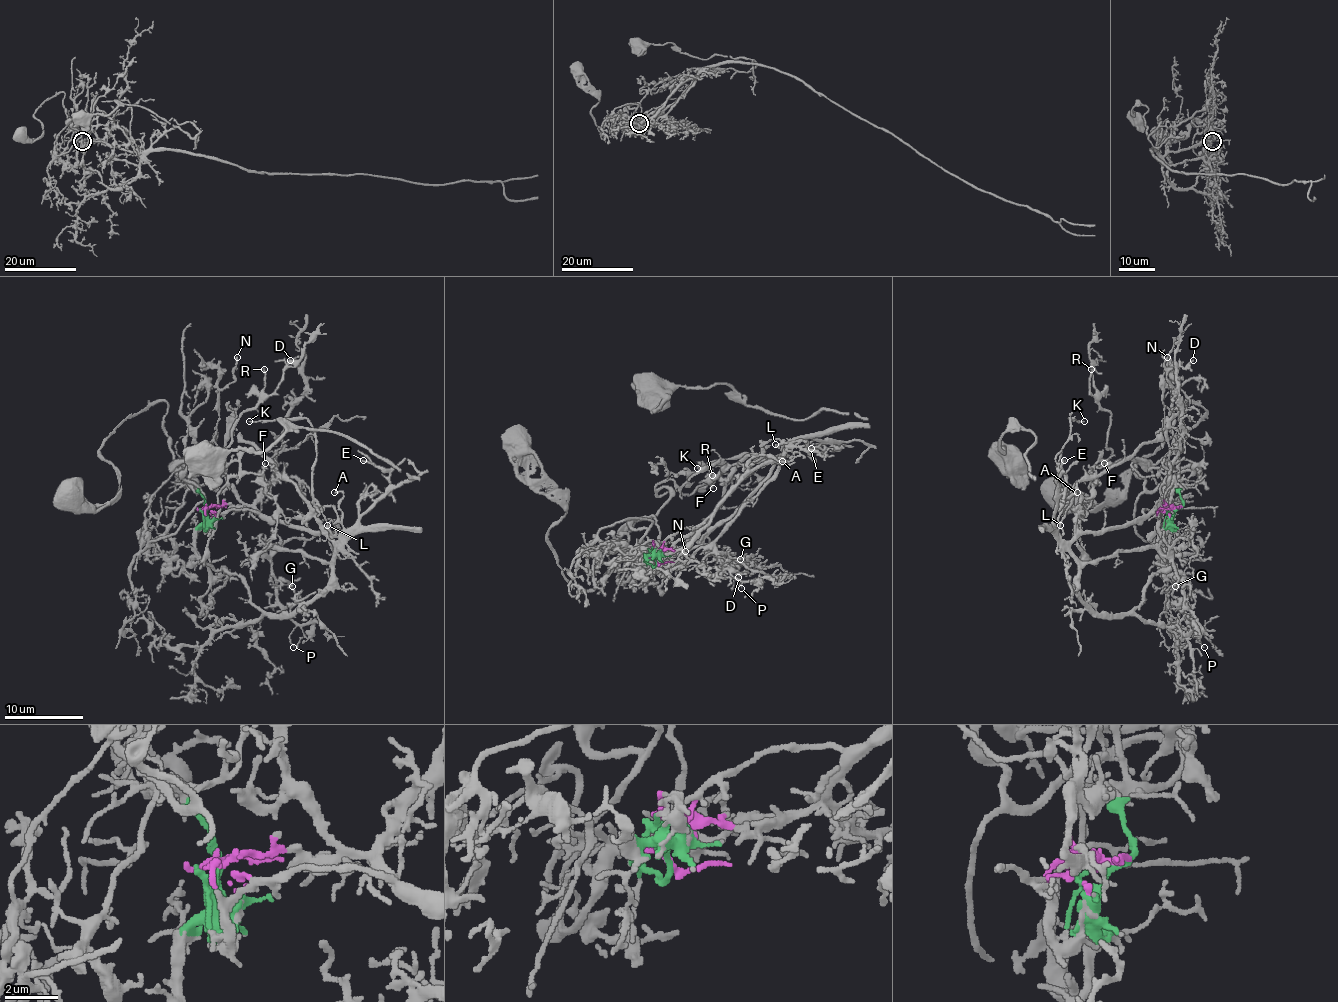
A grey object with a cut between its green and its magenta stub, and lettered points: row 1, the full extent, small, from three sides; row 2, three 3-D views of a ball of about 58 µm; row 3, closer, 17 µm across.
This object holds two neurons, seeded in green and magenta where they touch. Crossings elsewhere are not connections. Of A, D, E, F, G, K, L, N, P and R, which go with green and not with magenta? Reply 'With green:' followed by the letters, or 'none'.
With green: F, N, R

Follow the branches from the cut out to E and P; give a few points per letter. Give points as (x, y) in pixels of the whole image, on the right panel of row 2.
E: (1177, 509), (1158, 505), (1130, 523), (1065, 540), (1055, 527), (1057, 497), (1067, 477), (1059, 465), (1065, 459)
P: (1177, 509), (1158, 505), (1070, 544), (1082, 562), (1160, 550), (1203, 647)

